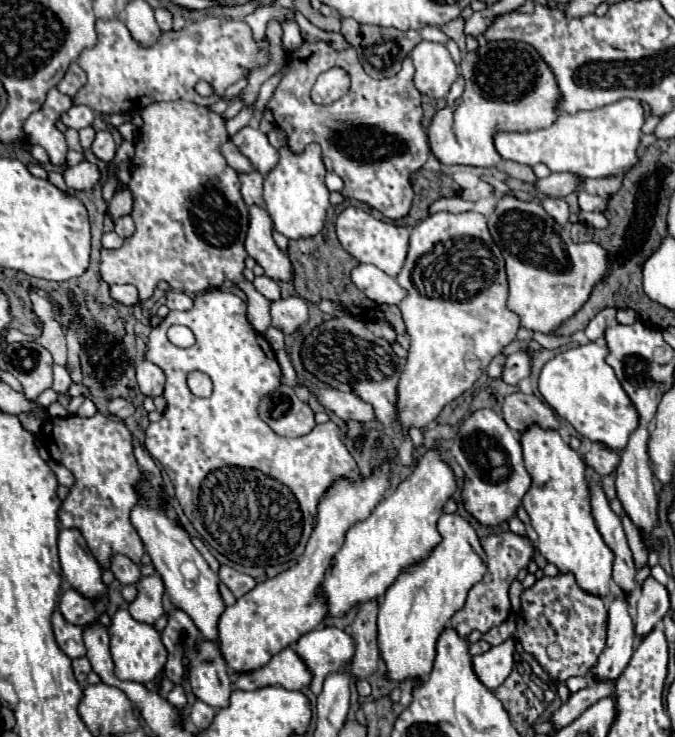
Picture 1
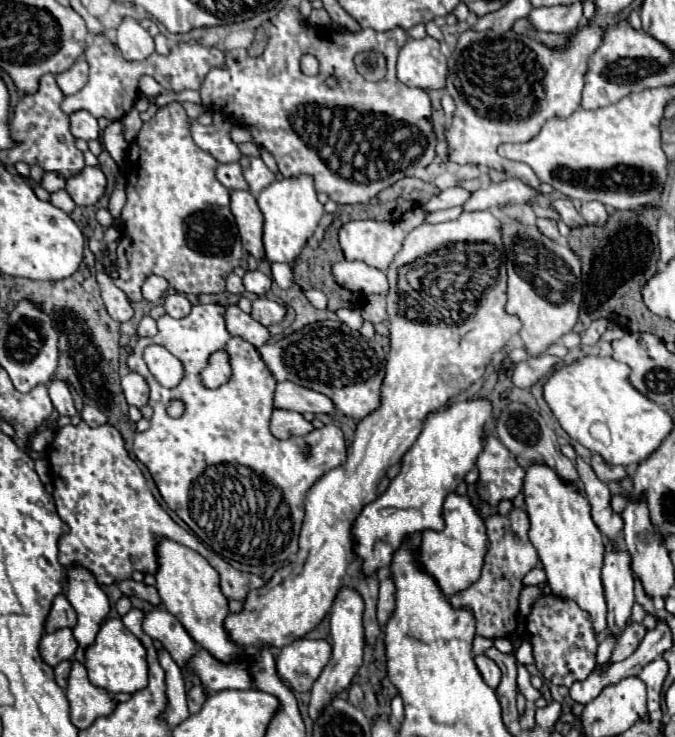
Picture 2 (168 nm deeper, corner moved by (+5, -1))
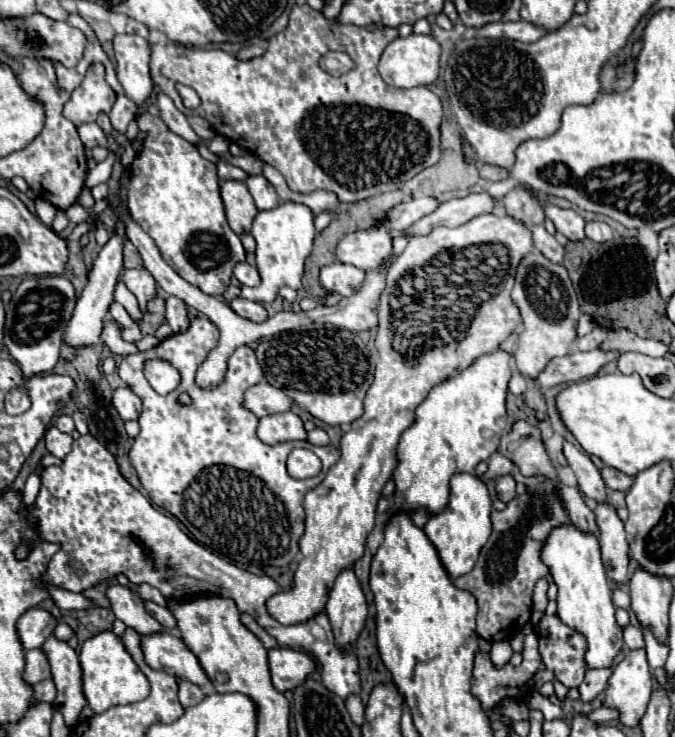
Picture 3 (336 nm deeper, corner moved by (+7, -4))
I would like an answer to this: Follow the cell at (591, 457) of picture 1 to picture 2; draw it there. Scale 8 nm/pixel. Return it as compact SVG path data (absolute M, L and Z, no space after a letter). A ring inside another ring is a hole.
M593 455L593 459L591 459L591 467L593 467L595 475L597 475L603 483L609 483L609 481L623 481L623 479L627 479L627 471L625 471L625 467L621 467L621 465L611 465L611 463L607 463L601 455Z

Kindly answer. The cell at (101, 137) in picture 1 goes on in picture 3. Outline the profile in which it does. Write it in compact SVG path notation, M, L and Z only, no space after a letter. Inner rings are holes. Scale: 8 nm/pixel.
M117 96L117 102L113 104L111 112L109 112L109 118L111 118L111 126L125 134L127 132L127 126L133 118L137 118L137 104L133 100L129 100L127 96Z

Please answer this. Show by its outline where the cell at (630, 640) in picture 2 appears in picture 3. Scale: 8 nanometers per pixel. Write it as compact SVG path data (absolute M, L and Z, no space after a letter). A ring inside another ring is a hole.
M619 650L619 654L617 654L615 660L613 660L613 666L609 666L609 668L597 668L597 670L587 670L585 680L583 680L583 684L579 686L579 692L581 692L581 700L583 700L583 702L591 702L593 698L597 698L597 696L605 690L607 680L609 680L609 676L613 674L613 668L615 668L623 658L625 658L625 650Z

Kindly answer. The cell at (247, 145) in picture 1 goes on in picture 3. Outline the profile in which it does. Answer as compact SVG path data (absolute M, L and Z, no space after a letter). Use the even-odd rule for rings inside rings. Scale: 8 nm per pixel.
M261 174L259 176L247 176L245 184L247 184L247 188L255 200L255 206L259 210L269 210L269 208L277 206L279 196L277 196L275 188L267 182L265 176L261 176Z

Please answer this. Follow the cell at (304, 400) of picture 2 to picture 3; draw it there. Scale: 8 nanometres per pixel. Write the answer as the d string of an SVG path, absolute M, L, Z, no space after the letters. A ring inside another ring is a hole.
M261 382L257 386L251 386L245 392L245 406L249 406L249 410L253 410L253 414L263 418L269 414L281 414L281 412L291 410L293 400L281 388Z

